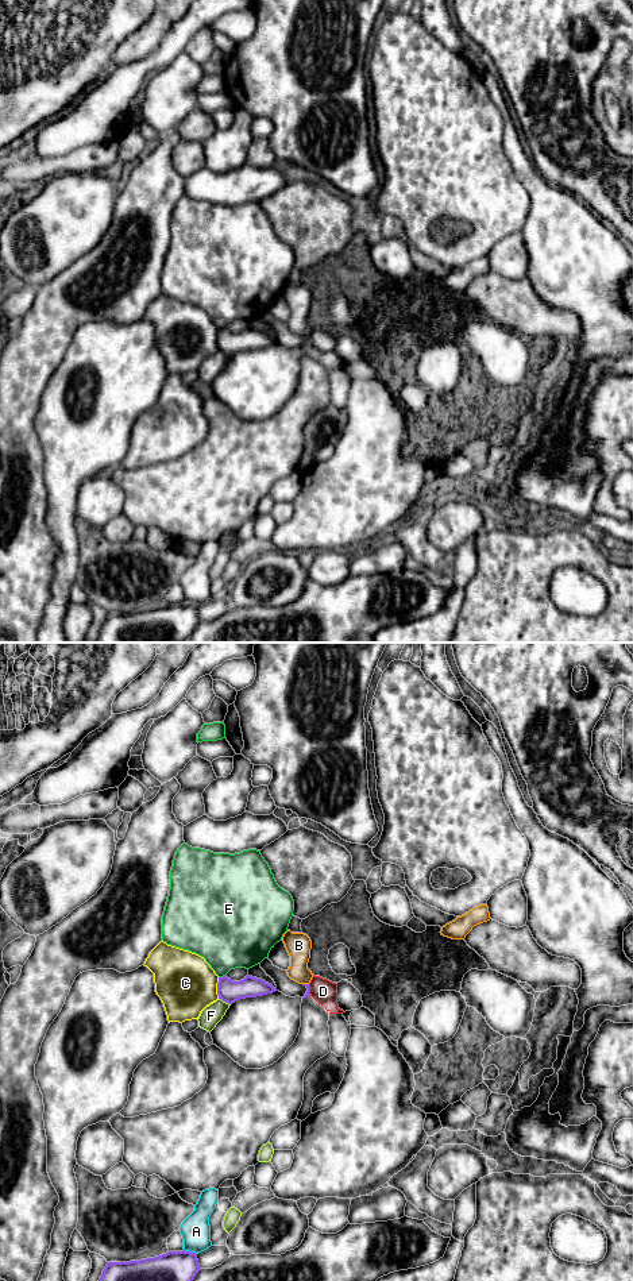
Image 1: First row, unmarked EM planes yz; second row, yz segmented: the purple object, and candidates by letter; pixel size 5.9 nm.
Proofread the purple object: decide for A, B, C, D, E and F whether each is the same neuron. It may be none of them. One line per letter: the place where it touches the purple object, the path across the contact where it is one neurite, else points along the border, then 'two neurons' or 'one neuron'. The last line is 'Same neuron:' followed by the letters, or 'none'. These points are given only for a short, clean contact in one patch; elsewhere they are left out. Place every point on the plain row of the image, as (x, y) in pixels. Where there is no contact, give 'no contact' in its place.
A: contact yz (189, 604); two neurons
B: contact yz (307, 336); border yz (304, 335), (308, 336); two neurons
C: contact yz (217, 340); two neurons
D: contact yz (308, 342); border yz (308, 336), (311, 347); two neurons
E: contact yz (223, 328); two neurons
F: contact yz (224, 352); two neurons
Same neuron: none

